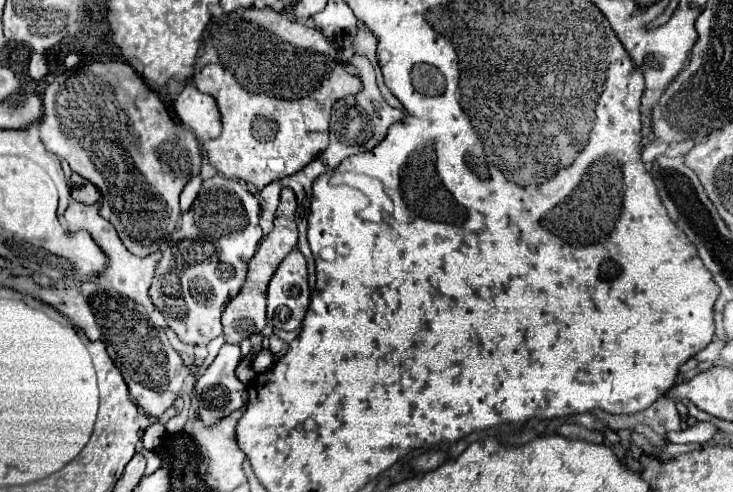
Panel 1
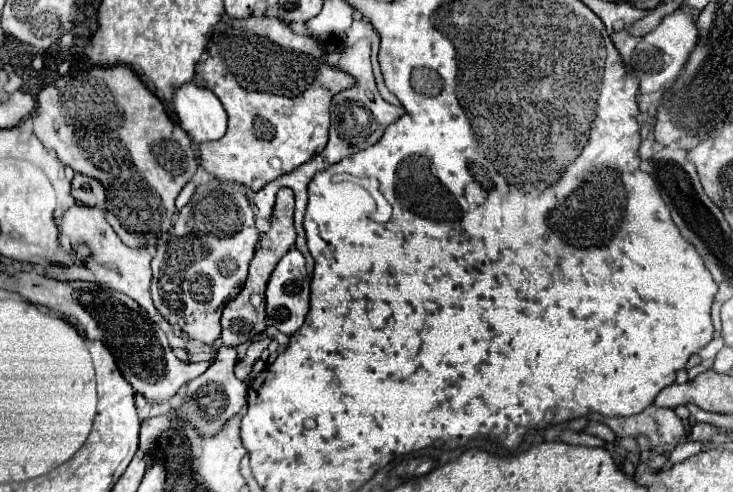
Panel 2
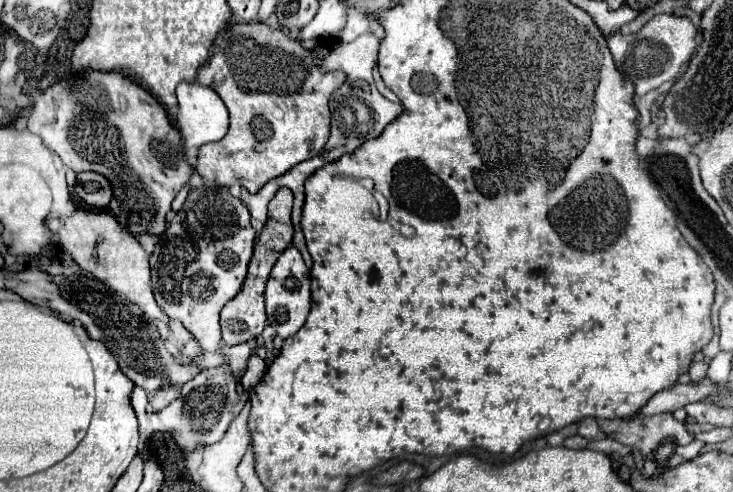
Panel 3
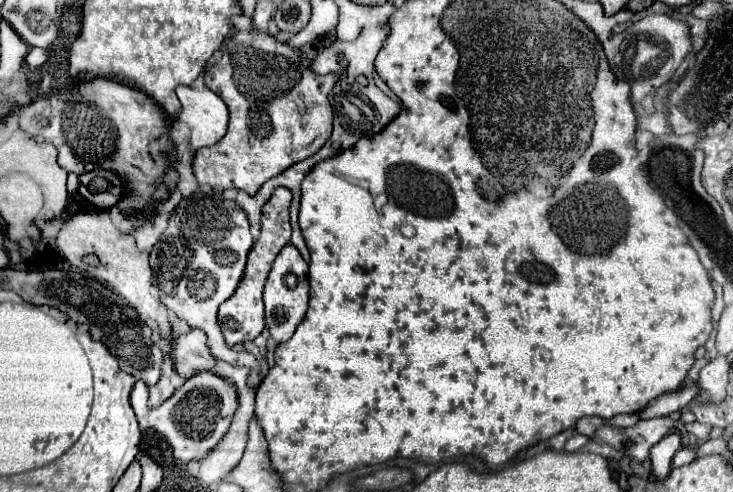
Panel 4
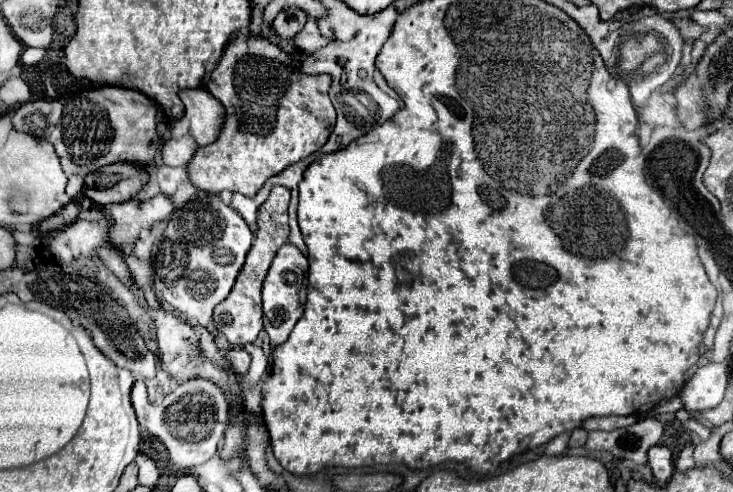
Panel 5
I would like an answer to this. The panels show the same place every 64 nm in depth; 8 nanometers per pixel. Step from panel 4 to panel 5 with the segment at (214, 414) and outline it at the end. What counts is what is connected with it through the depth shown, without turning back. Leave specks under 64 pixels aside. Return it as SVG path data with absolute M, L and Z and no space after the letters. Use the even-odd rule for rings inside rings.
M204 378L188 380L186 384L164 396L160 404L148 402L144 380L136 380L132 388L132 404L138 416L138 424L164 444L170 462L176 464L180 470L188 470L210 460L216 454L220 438L224 436L224 430L228 426L230 406L224 400L224 394Z

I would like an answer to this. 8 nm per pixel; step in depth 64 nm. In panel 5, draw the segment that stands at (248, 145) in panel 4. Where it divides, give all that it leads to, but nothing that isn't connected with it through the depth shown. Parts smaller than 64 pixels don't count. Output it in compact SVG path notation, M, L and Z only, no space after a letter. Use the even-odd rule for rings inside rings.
M240 36L232 40L206 84L206 90L224 106L226 118L218 138L208 146L198 148L188 164L188 176L194 188L206 194L230 190L252 198L270 176L316 152L326 144L336 122L336 110L328 98L328 88L328 74L310 76L298 72L298 60L282 52L274 42L256 36Z

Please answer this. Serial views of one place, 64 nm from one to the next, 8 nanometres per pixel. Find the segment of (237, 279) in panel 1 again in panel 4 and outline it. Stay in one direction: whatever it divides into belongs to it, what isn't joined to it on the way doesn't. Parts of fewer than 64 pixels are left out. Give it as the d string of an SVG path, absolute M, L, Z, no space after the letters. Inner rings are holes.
M198 192L184 198L172 212L168 228L150 252L150 266L154 272L154 286L162 288L160 300L168 306L168 310L186 320L190 328L202 328L208 334L208 344L216 358L240 368L249 365L252 373L248 385L257 386L260 380L255 356L246 350L234 352L228 348L216 322L218 306L234 294L244 274L250 248L250 224L242 210L234 202L222 200L220 192Z

